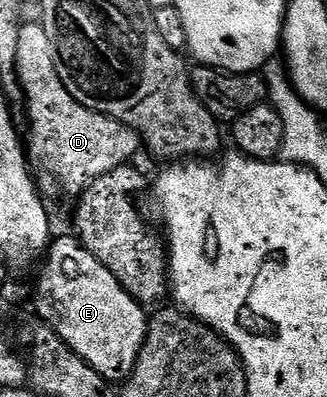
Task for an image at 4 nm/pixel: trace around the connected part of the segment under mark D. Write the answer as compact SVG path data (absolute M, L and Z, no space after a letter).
M39 22L22 23L19 30L19 54L17 55L17 83L21 85L23 109L29 115L29 136L27 132L27 156L34 165L46 168L59 183L65 184L65 192L72 198L80 197L89 185L94 184L101 176L114 172L117 168L126 167L129 160L139 149L139 137L134 128L120 124L109 116L92 112L80 104L63 86L55 70L55 58L51 42L47 39L47 30Z

